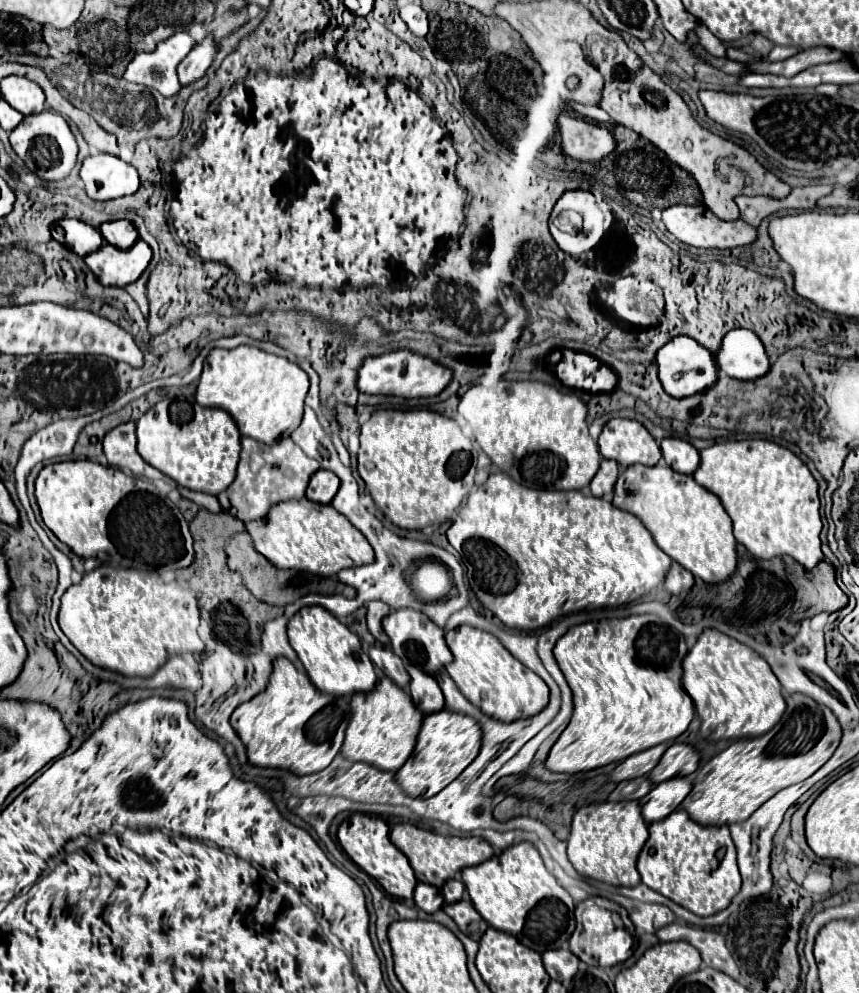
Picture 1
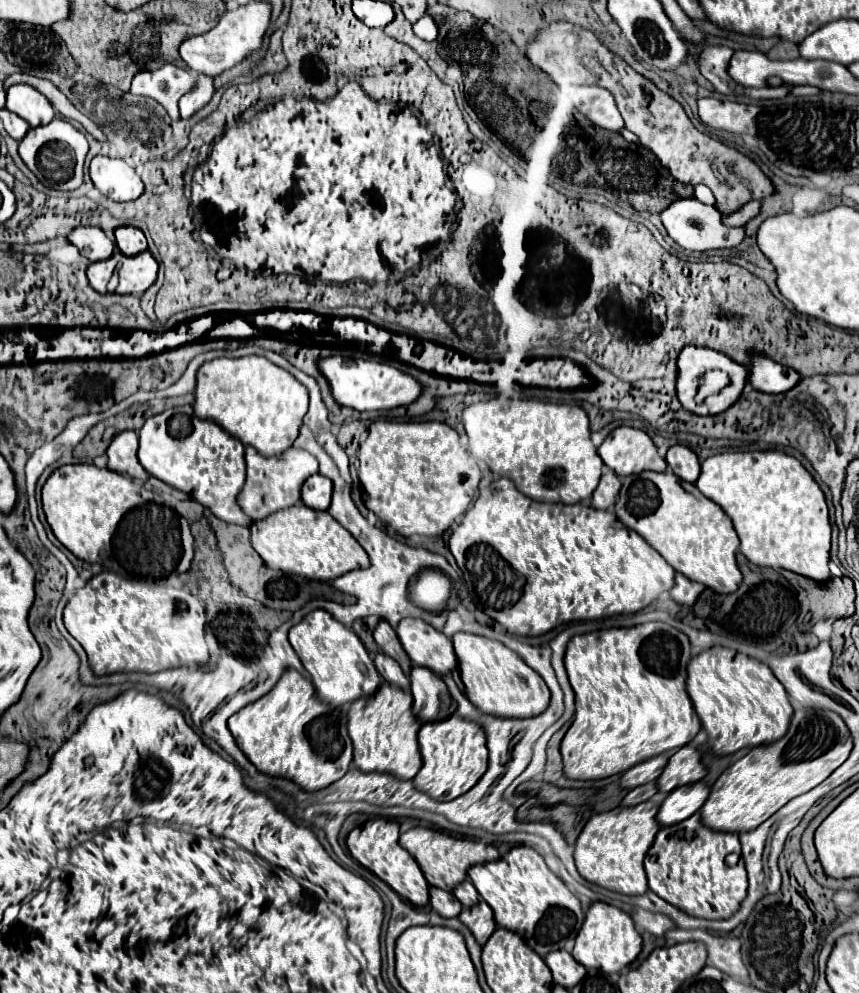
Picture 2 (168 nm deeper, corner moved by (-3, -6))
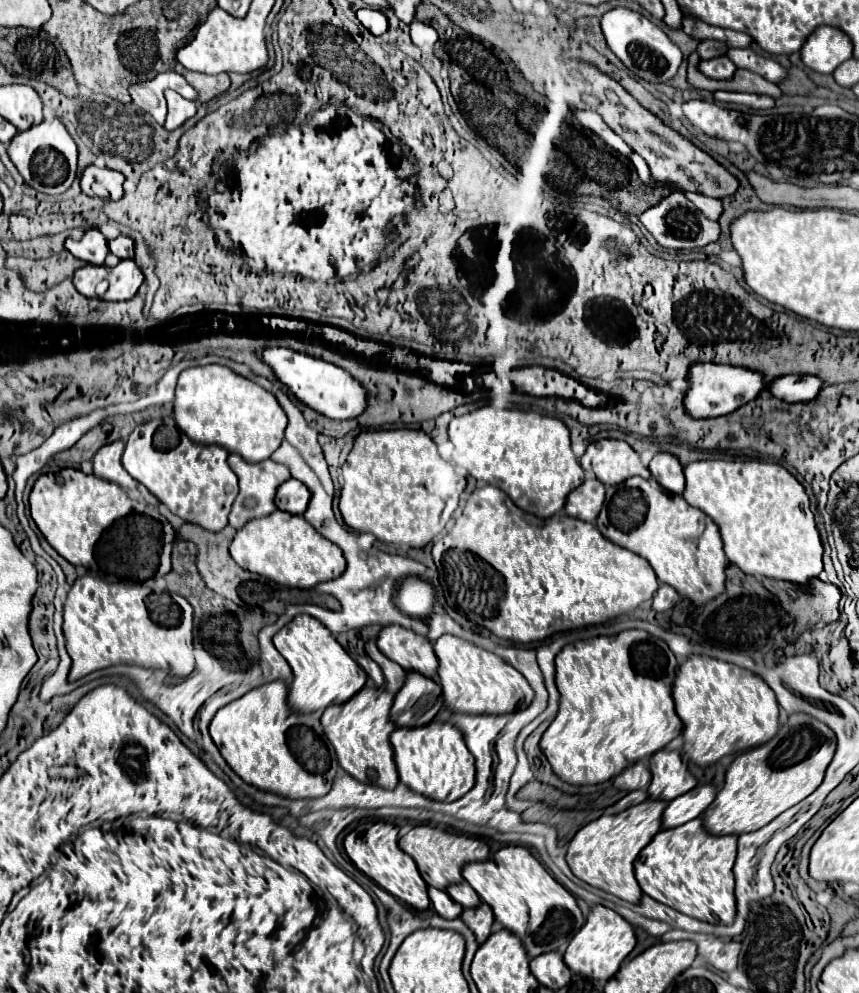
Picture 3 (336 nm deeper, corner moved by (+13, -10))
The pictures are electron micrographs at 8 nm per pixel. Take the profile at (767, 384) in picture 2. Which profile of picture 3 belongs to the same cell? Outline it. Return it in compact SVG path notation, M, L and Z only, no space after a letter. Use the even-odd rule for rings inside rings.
M782 375L768 383L768 393L782 401L798 403L798 401L814 399L820 387L822 381L812 375Z

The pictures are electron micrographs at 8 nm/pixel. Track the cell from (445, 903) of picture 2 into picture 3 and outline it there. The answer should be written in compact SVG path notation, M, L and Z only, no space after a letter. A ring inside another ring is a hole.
M428 889L428 897L430 897L430 905L436 911L436 915L444 917L444 919L456 919L462 913L462 907L450 899L450 895L446 891L440 889Z

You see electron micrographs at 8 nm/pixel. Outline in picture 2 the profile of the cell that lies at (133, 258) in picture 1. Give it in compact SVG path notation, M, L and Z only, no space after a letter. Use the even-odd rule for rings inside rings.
M142 251L136 257L126 257L122 253L114 253L110 259L120 259L120 285L116 293L120 295L142 295L154 281L158 273L158 263L150 255L150 251Z

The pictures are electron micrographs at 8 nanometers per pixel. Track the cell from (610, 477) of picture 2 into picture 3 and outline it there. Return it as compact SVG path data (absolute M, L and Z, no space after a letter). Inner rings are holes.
M588 475L586 481L568 495L566 513L570 517L594 523L602 503L604 503L604 483L600 483L594 475Z

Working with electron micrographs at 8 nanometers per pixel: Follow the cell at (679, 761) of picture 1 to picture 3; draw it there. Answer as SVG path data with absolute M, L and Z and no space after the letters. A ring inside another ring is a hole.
M660 749L650 759L650 771L652 771L652 783L648 787L650 799L672 801L674 797L690 791L696 785L696 779L690 775L688 767L680 757L680 751Z

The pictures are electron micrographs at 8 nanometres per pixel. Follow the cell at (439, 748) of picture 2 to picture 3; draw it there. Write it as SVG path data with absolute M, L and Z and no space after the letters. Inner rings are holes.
M432 721L426 727L396 729L390 739L400 781L412 791L434 801L456 801L474 787L474 757L464 743L464 735L452 723Z

